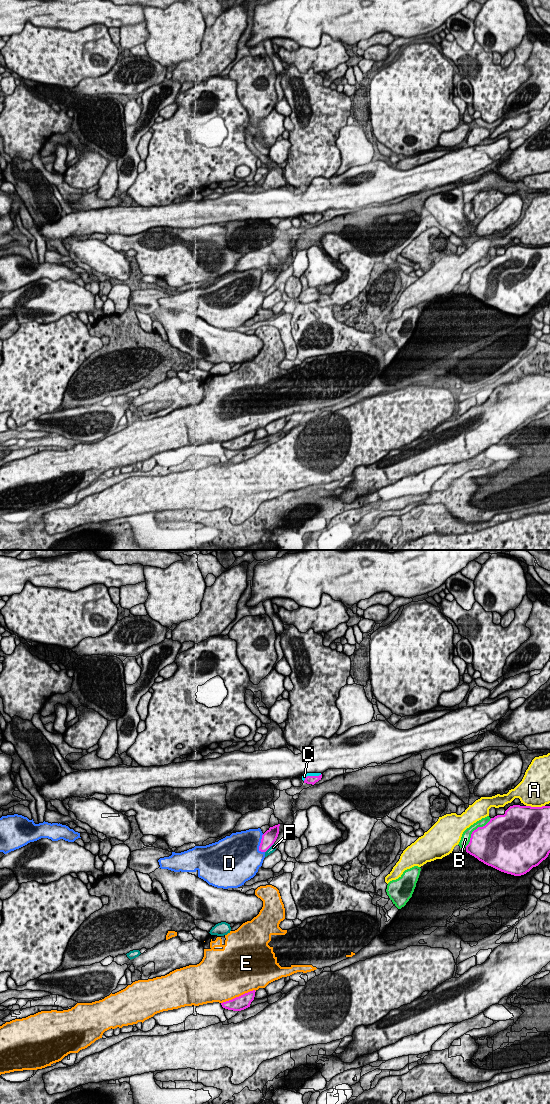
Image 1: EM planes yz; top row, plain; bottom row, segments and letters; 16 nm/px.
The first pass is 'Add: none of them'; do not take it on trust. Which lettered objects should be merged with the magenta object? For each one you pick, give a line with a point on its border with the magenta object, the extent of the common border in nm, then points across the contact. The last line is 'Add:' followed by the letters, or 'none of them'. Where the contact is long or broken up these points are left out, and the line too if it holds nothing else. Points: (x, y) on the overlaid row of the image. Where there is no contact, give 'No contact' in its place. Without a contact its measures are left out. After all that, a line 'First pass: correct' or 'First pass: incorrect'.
C: Touches magenta at yz (312, 776). Shared border 320 nm. Path across: yz (312, 780), (312, 776), (304, 776)
Add: C
First pass: incorrect

